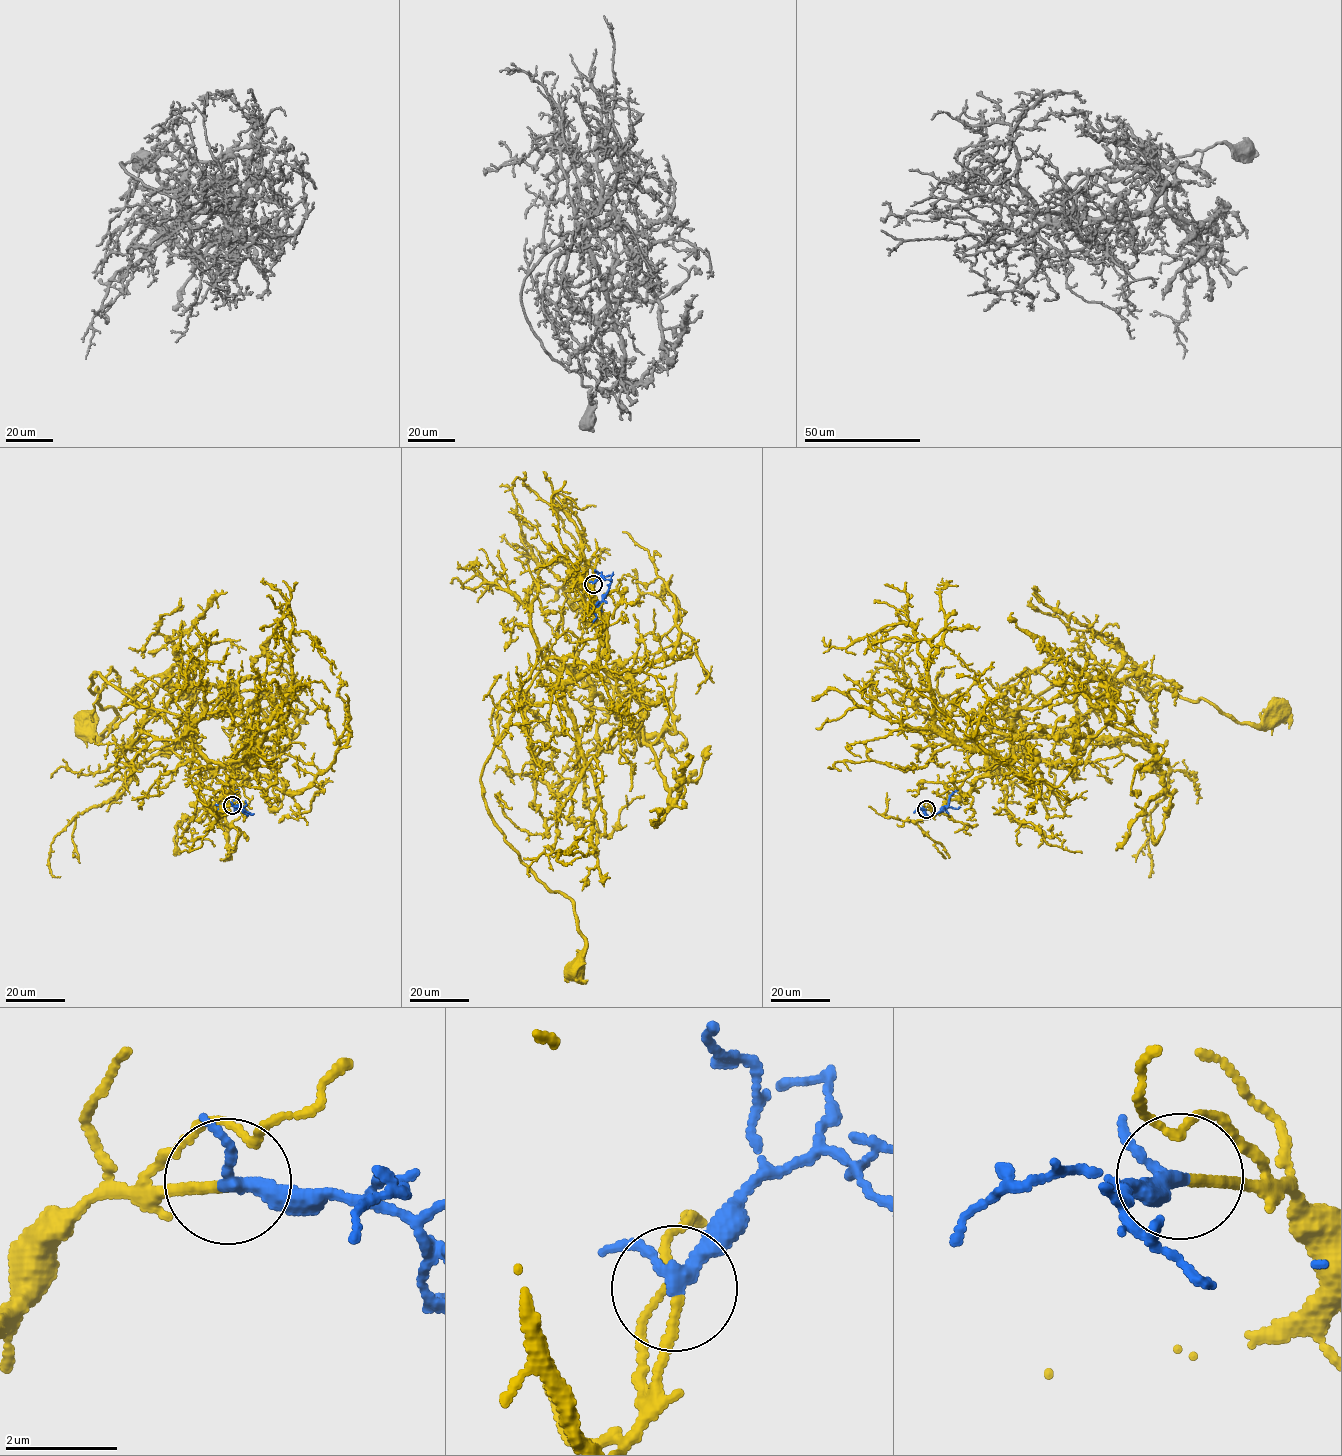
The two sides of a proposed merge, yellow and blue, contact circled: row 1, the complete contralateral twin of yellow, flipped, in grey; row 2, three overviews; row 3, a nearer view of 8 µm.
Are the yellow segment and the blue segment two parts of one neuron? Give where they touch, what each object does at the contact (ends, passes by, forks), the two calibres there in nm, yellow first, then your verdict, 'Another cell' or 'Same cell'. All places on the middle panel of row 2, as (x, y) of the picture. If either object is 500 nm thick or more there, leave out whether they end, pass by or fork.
Place: (593, 584). At the ring yellow ends. At the ring blue passes by. Thickness 160 nm (yellow) against 240 nm. Same cell

